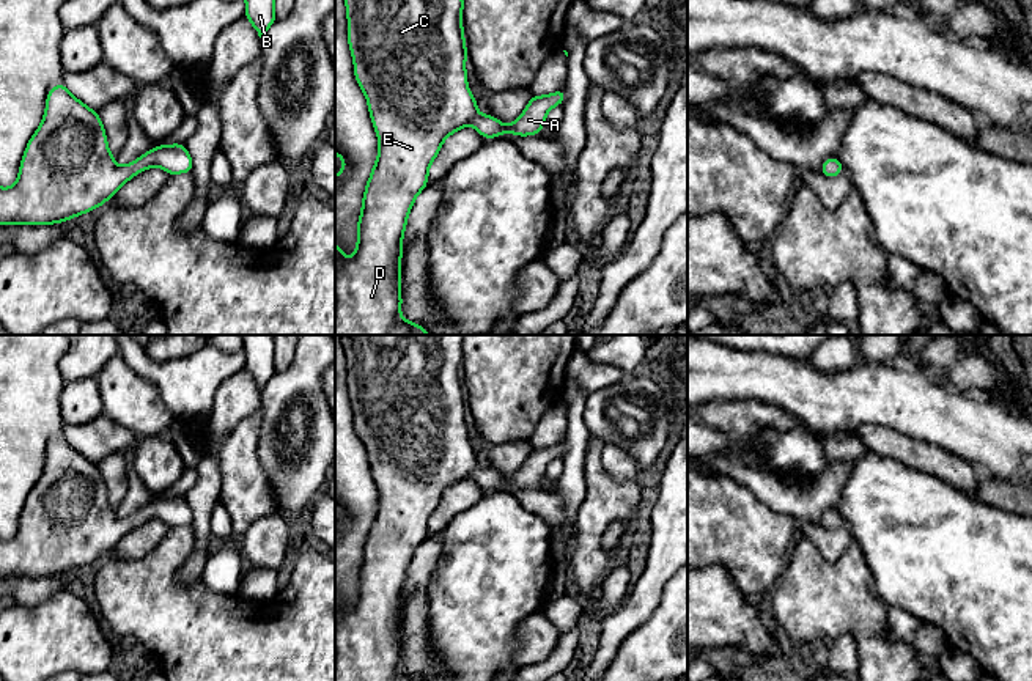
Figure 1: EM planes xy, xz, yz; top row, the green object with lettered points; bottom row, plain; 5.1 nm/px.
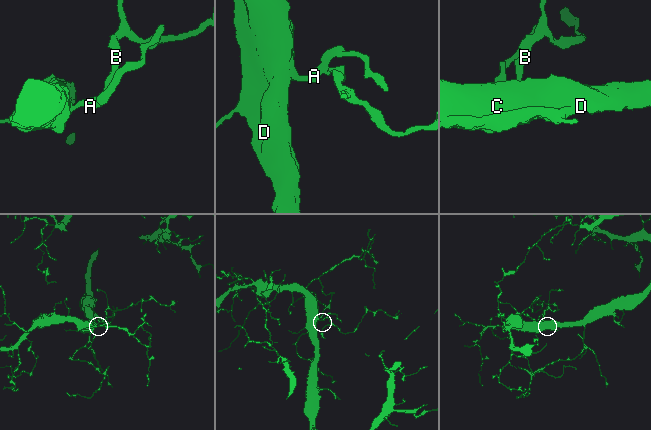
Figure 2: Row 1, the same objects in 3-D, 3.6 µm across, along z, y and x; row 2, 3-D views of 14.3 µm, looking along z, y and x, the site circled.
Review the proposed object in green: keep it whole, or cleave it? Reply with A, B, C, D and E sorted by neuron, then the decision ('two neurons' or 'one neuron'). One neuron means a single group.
A B C D E; one neuron

